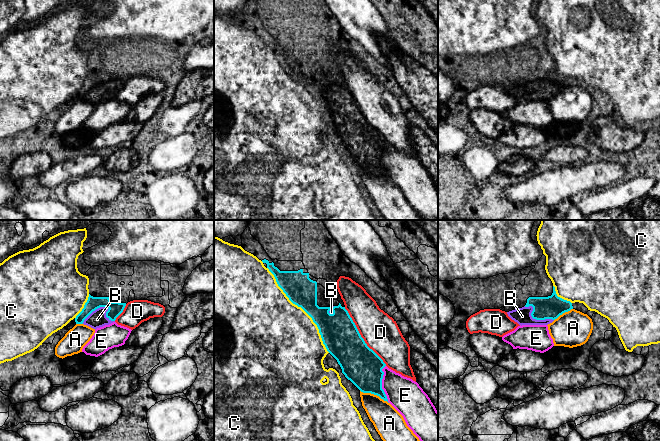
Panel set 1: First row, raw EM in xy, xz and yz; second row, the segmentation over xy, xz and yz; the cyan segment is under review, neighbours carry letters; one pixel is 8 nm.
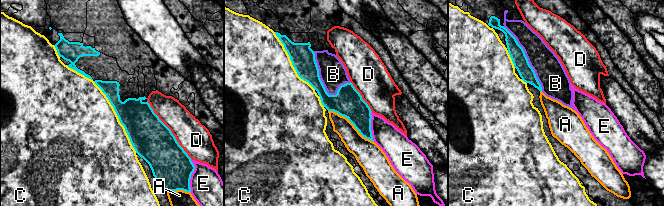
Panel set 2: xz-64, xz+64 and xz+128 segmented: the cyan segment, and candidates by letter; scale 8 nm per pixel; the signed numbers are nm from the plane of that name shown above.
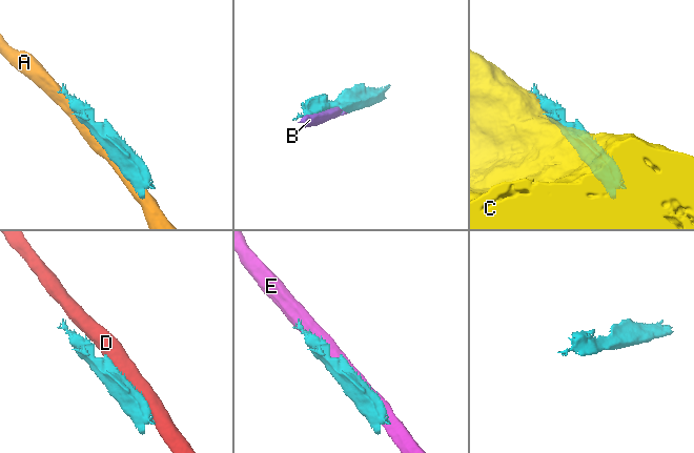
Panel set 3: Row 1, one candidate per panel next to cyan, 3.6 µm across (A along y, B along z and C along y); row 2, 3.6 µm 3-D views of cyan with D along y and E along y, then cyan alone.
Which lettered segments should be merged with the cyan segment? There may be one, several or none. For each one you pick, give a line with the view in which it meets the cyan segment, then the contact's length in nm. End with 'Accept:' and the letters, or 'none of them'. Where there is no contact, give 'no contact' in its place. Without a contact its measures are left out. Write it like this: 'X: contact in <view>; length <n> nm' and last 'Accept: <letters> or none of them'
B: contact in xy; length 260 nm
Accept: B

